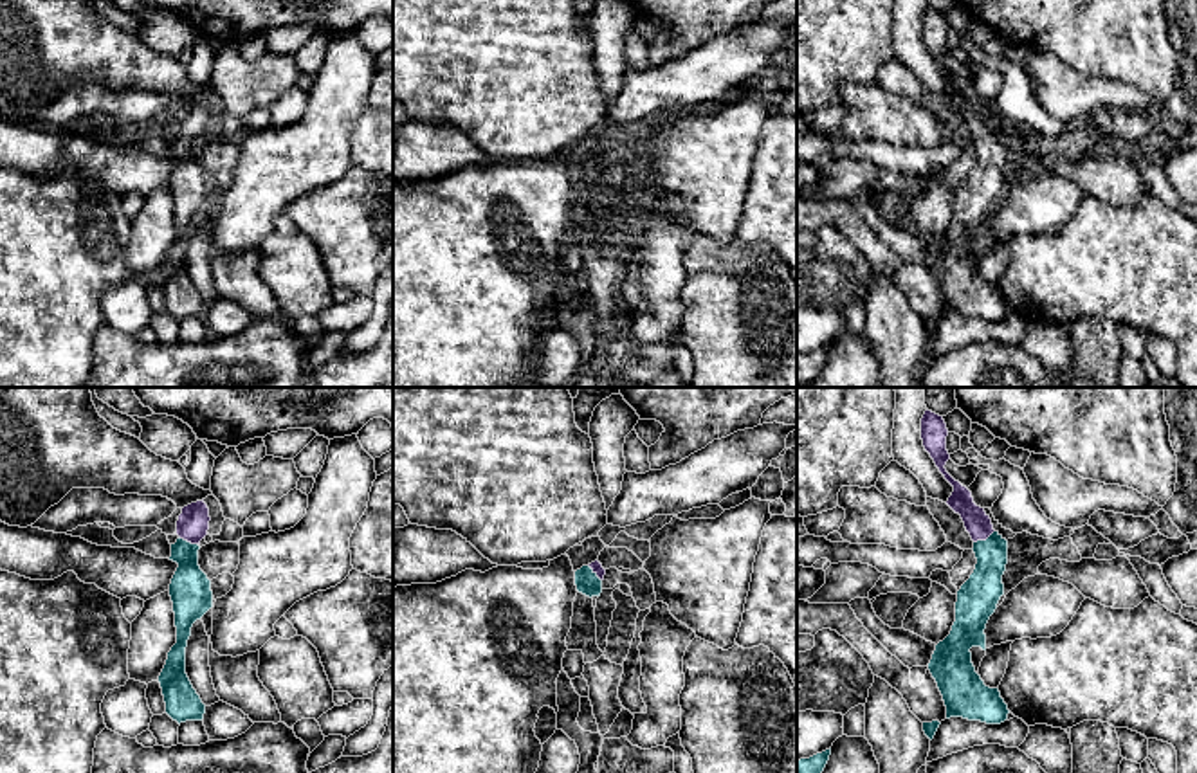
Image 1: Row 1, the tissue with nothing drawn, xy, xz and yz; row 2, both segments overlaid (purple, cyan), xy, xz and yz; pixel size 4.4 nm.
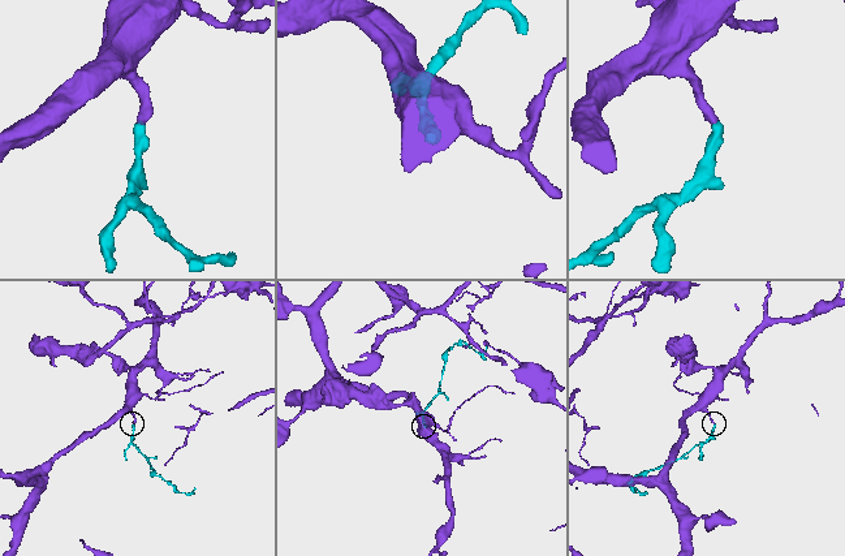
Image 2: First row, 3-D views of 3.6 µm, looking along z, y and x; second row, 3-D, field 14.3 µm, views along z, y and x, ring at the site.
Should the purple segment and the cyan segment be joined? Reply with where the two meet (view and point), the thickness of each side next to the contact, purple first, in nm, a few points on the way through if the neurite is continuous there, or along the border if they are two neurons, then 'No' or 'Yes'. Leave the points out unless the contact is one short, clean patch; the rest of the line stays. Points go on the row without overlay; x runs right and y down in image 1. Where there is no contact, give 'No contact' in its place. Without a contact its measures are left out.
Touches purple at yz (983, 136). Thickness 120 nm (purple) against 180 nm. Path across: yz (979, 123), (983, 136), (985, 184), (979, 191). Yes

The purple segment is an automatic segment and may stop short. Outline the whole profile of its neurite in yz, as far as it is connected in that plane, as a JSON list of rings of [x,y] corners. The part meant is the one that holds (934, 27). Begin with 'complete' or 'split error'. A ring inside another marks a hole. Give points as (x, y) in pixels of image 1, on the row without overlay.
split error | [[[925,7],[921,36],[939,68],[954,83],[946,101],[961,112],[973,137],[977,155],[970,175],[957,187],[955,218],[950,231],[936,241],[928,267],[946,303],[946,315],[963,314],[986,321],[1008,315],[1008,301],[999,285],[984,281],[972,259],[972,243],[986,247],[986,220],[1004,191],[1002,171],[1008,160],[1008,137],[993,126],[990,112],[973,99],[972,88],[945,65],[948,25],[943,13]]]

